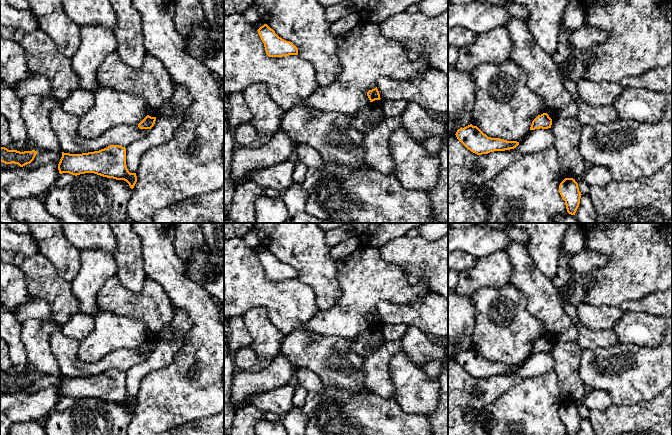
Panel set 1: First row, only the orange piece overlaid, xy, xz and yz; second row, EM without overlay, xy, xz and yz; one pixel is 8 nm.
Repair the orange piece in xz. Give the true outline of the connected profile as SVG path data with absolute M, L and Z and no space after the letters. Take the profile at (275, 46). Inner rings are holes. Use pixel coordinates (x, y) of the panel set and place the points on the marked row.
M267 24L261 26L257 31L269 57L298 55L298 48L292 42L279 37Z

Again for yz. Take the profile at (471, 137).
M472 124L458 129L455 135L468 150L477 155L510 150L519 145L517 141L488 137L477 126L473 126Z

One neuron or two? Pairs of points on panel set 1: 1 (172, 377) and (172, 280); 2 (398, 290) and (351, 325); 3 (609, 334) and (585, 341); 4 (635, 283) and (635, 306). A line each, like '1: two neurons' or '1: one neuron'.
1: one neuron
2: one neuron
3: one neuron
4: two neurons

